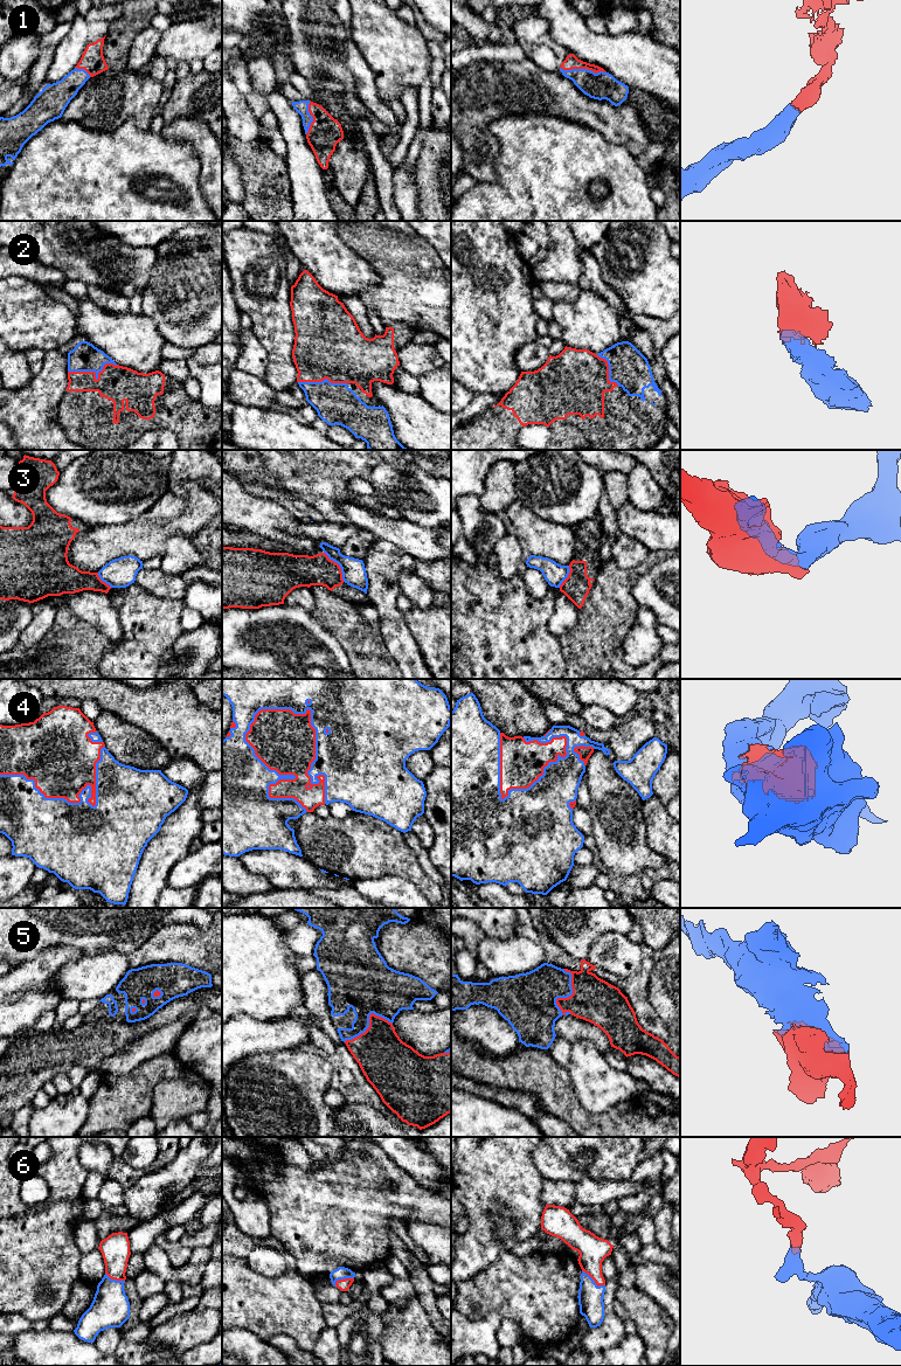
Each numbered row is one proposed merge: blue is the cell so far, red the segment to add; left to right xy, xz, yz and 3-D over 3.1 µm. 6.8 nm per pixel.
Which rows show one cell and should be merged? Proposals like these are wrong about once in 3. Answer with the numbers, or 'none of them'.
1, 2, 4, 5, 6

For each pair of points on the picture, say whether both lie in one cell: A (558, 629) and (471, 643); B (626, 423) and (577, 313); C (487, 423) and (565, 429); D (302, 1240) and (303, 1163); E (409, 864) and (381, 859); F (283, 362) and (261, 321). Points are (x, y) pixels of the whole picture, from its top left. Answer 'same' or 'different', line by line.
A: different
B: different
C: same
D: different
E: same
F: same

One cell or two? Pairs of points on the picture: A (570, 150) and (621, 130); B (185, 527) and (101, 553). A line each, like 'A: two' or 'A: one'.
A: two
B: one

